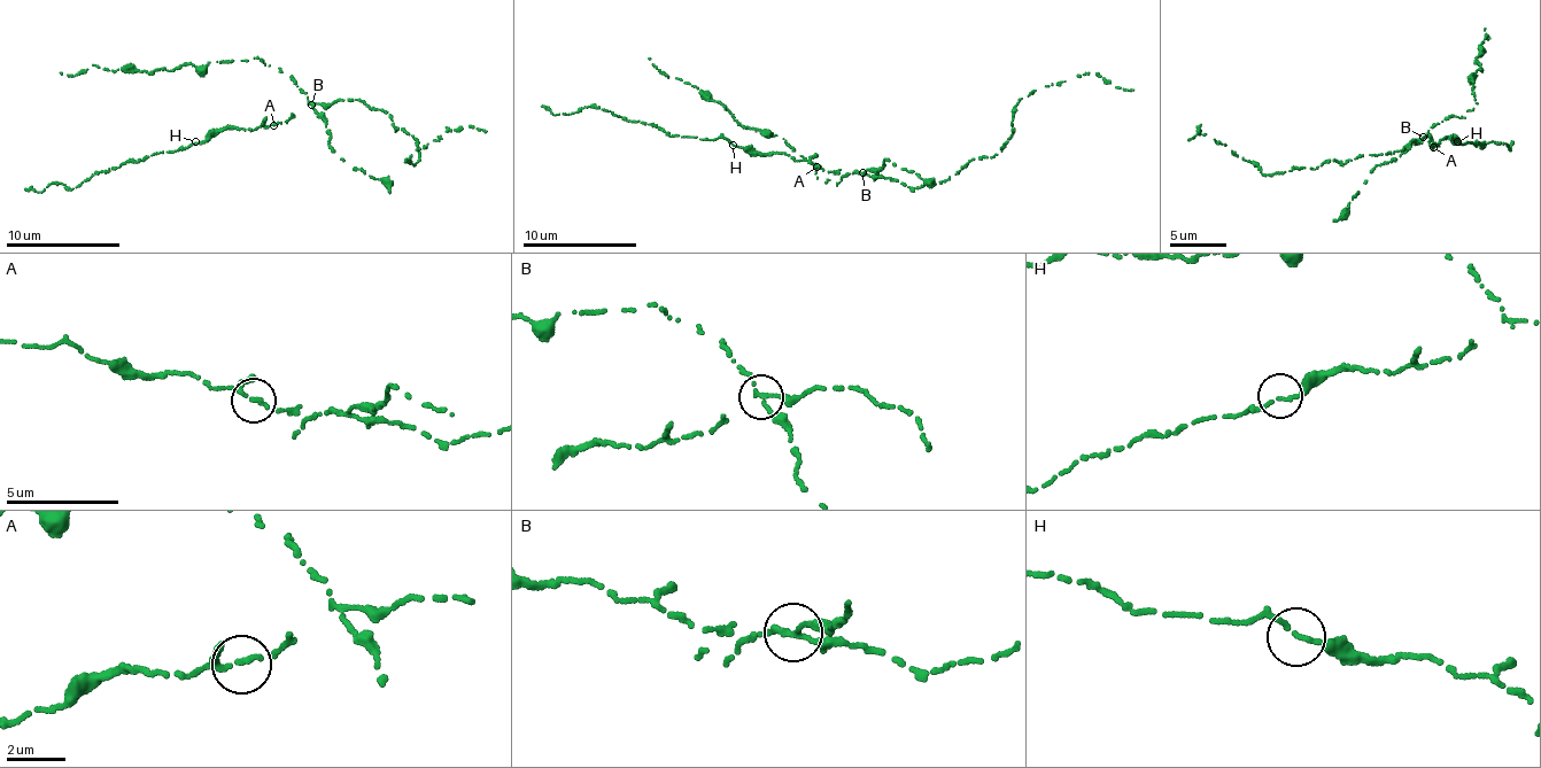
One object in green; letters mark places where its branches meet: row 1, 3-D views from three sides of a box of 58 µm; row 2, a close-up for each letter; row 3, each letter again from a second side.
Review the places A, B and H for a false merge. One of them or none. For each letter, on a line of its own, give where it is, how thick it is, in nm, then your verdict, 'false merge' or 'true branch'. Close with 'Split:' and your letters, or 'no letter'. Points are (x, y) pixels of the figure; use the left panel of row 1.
A: (273, 125) | 170 nm | true branch
B: (311, 105) | 150 nm | false merge
H: (195, 141) | 170 nm | true branch
Split: B

